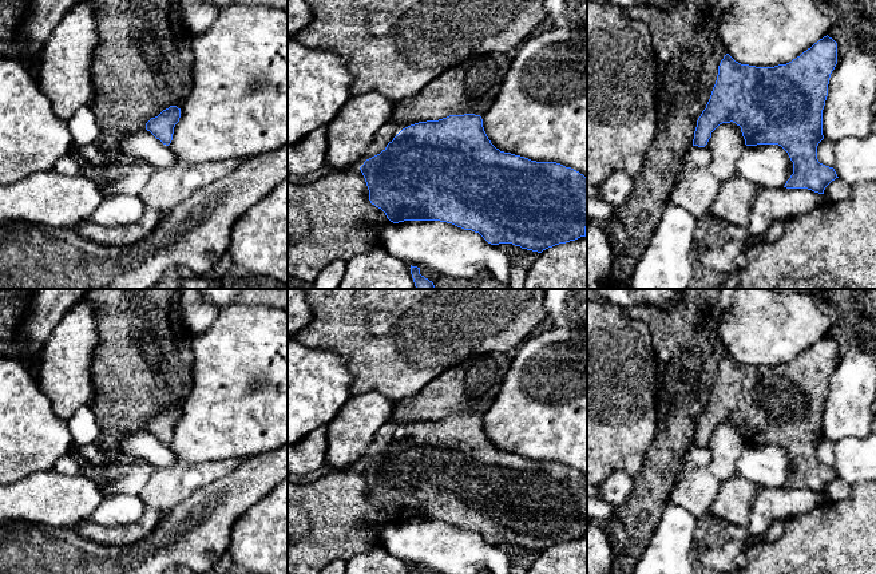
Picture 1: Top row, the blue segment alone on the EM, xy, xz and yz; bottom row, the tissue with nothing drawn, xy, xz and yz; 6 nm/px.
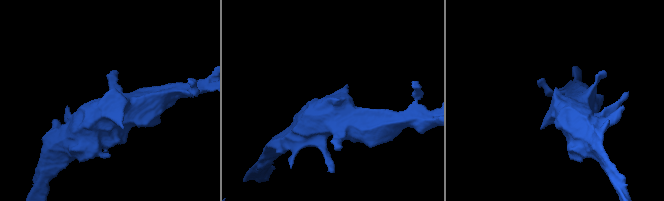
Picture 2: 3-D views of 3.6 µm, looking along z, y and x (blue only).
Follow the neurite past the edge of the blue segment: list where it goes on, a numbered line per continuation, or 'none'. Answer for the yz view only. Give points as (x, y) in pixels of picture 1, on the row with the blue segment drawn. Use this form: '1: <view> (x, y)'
none

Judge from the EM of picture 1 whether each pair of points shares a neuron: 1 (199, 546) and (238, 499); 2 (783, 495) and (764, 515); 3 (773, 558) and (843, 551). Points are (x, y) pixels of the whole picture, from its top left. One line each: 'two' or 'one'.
1: one
2: one
3: one

